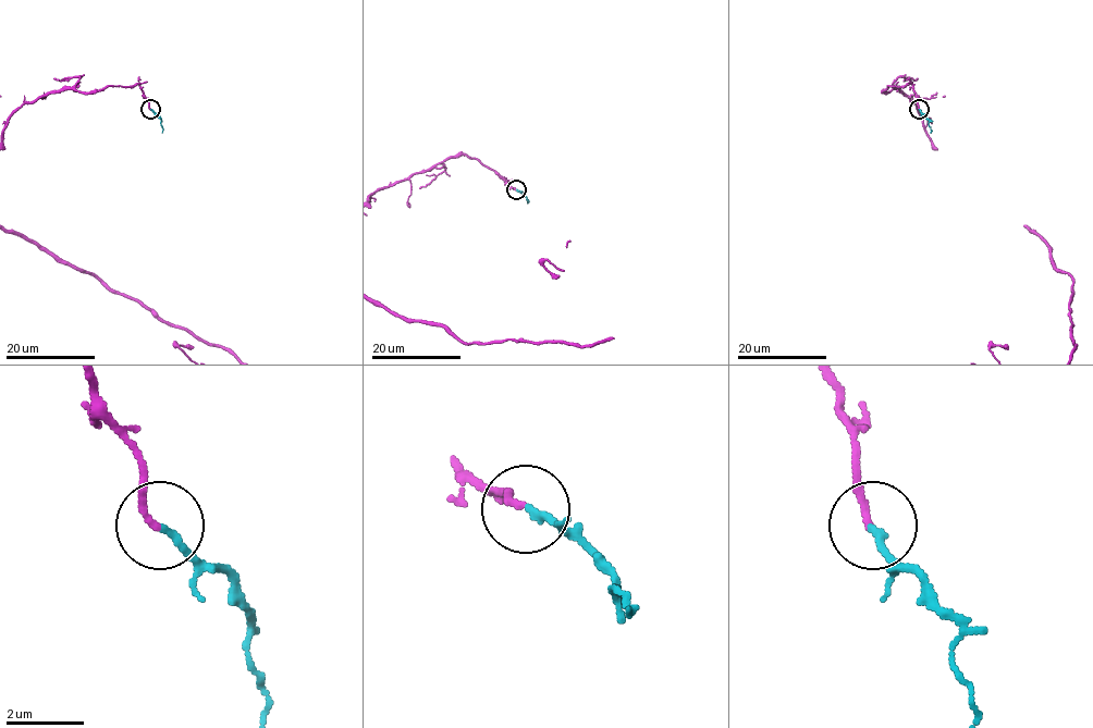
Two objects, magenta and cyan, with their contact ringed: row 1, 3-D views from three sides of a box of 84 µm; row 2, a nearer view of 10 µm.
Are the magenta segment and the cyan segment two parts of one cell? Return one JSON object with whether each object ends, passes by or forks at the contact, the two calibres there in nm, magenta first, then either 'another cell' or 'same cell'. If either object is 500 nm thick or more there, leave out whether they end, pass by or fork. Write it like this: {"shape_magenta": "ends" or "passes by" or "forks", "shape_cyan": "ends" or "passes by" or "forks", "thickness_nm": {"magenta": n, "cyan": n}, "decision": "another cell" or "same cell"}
{"shape_magenta": "ends", "shape_cyan": "ends", "thickness_nm": {"magenta": 180, "cyan": 190}, "decision": "same cell"}

